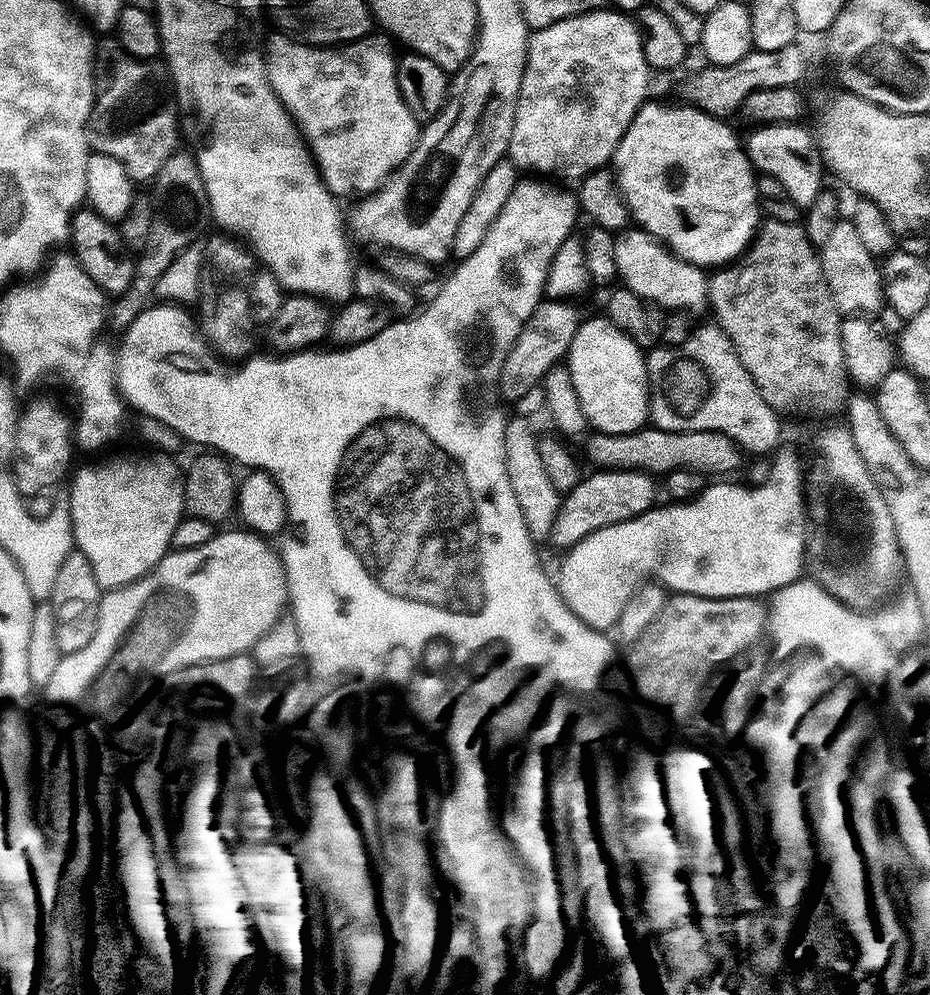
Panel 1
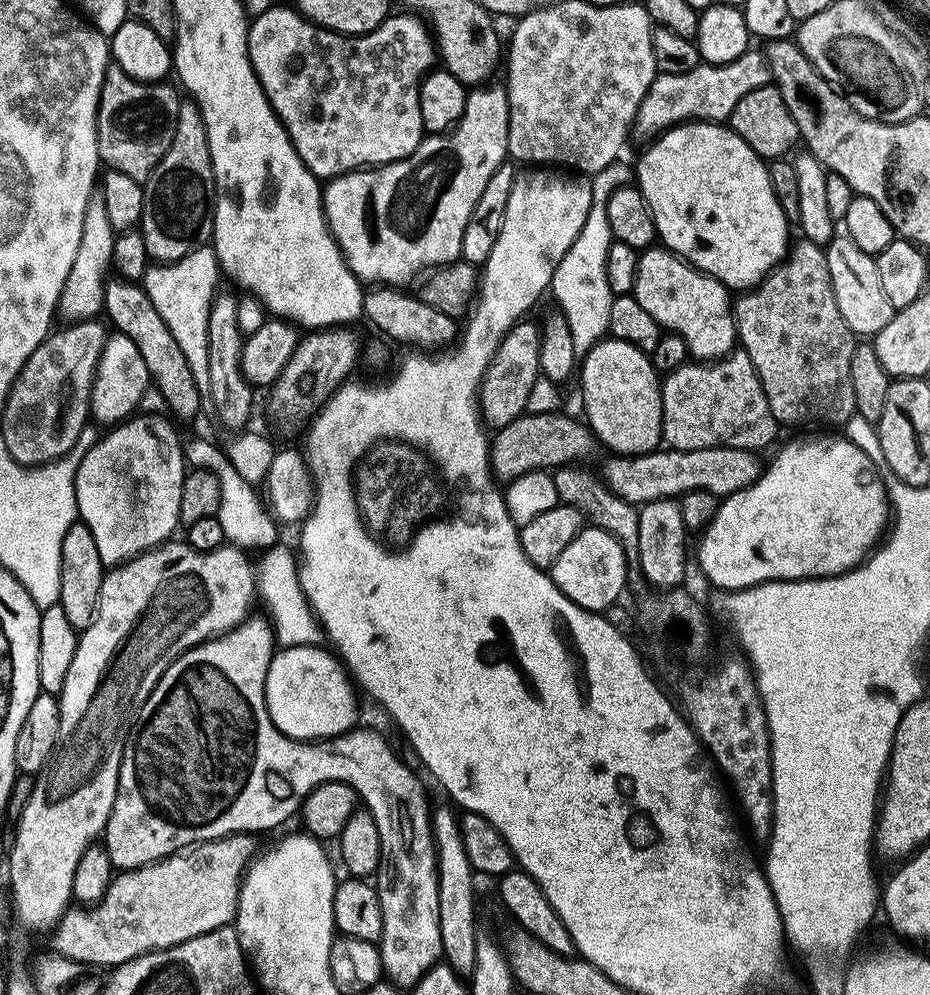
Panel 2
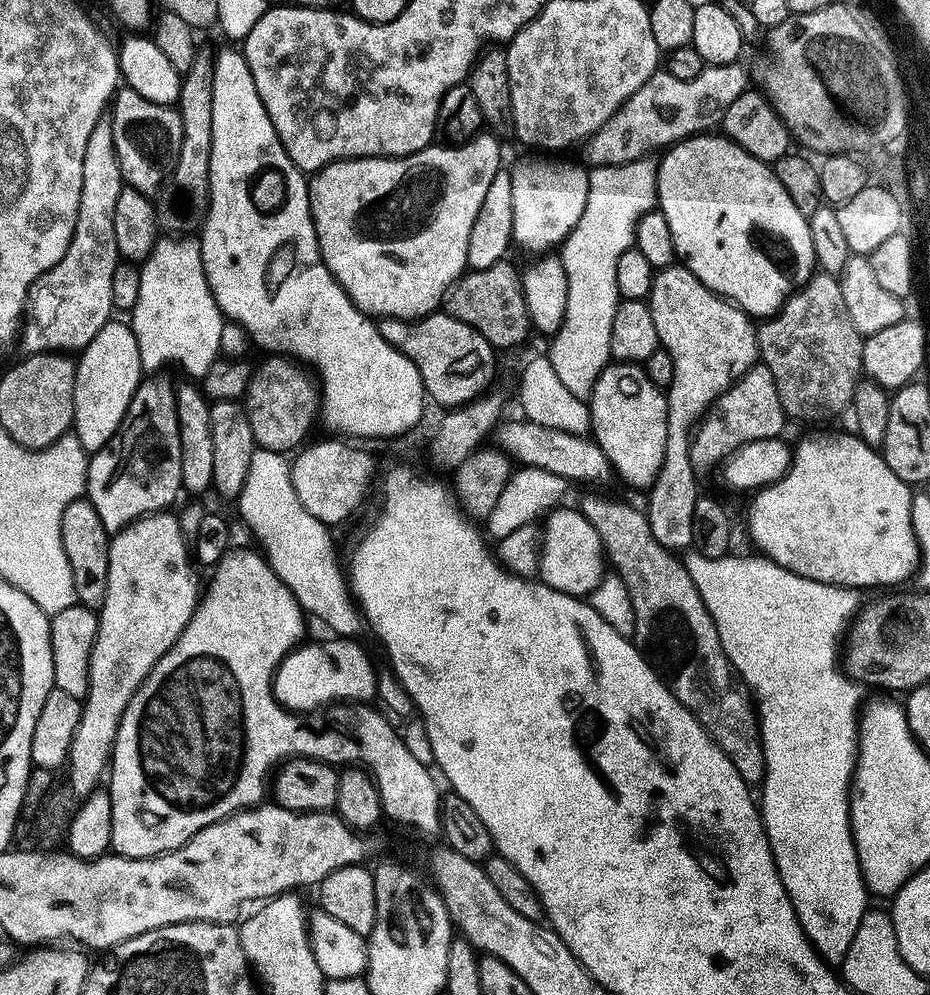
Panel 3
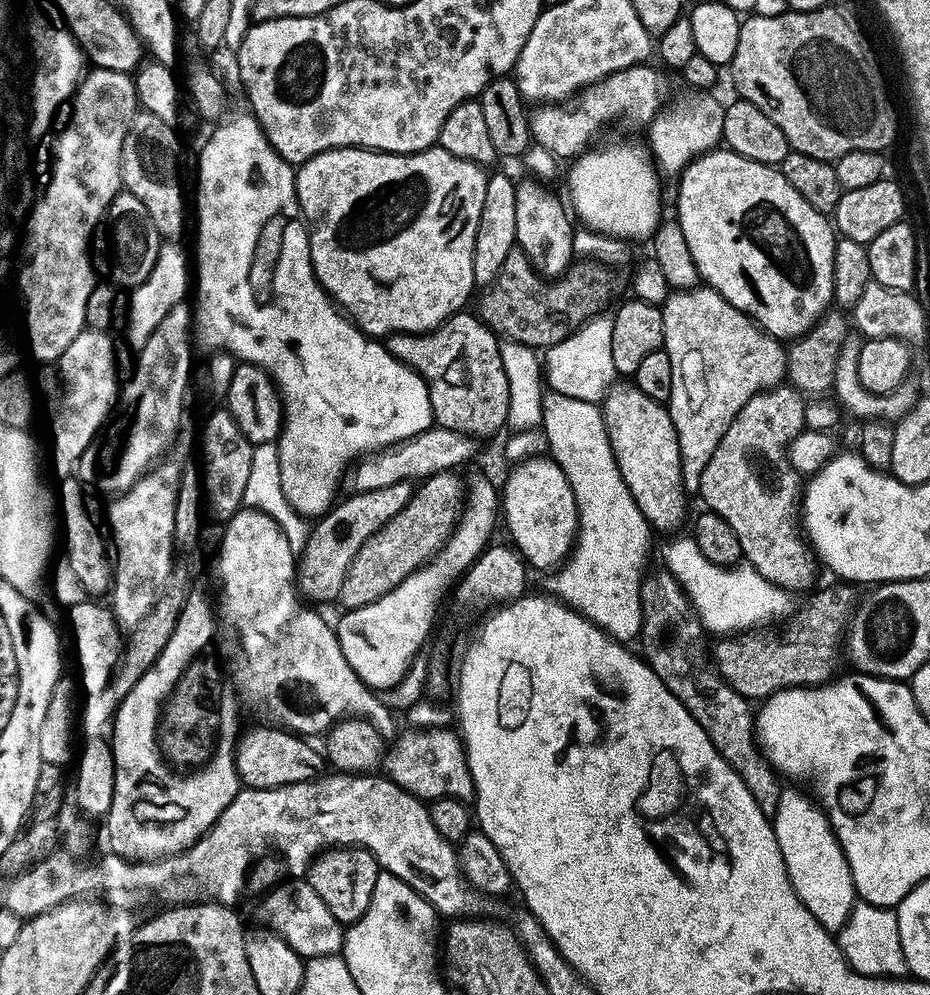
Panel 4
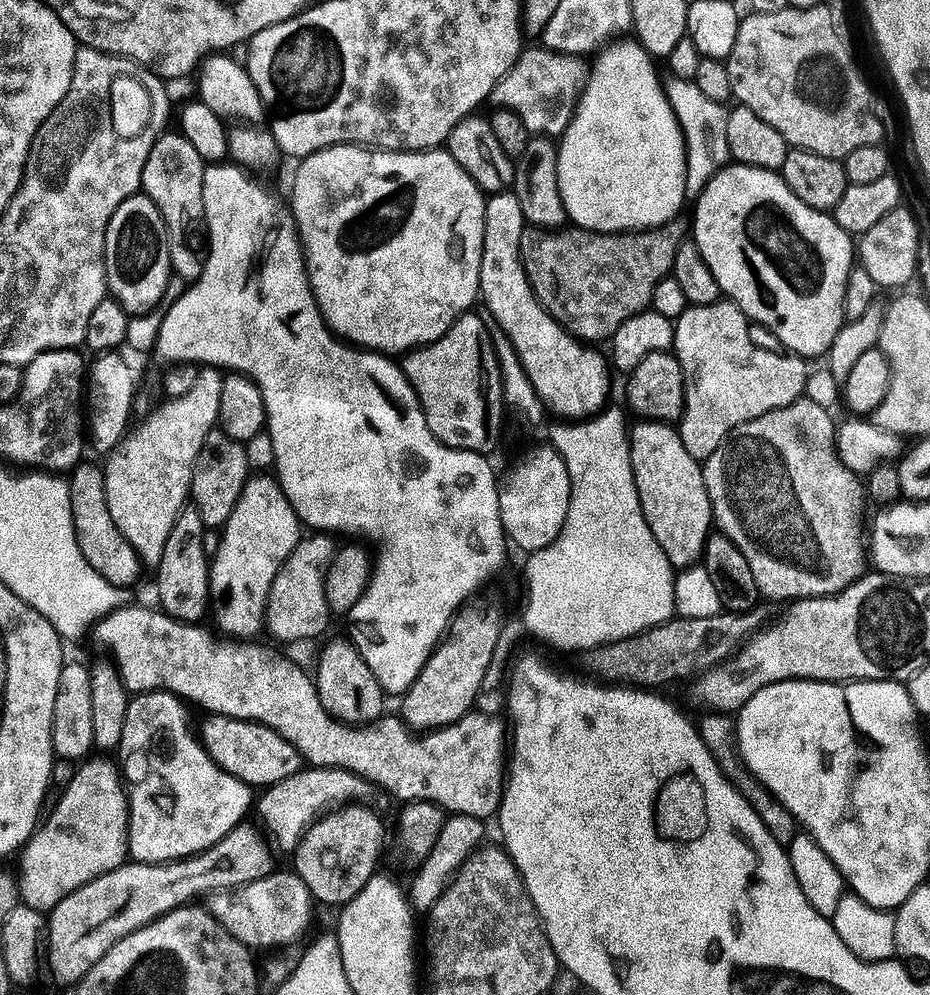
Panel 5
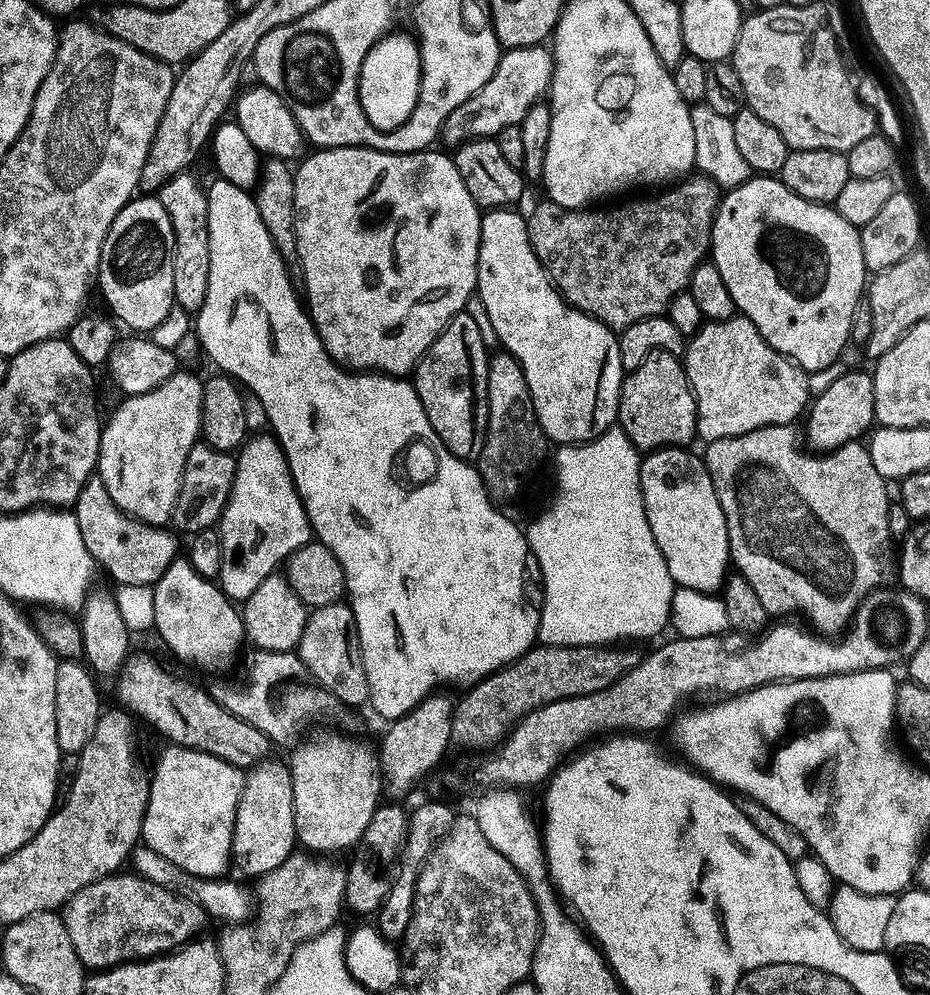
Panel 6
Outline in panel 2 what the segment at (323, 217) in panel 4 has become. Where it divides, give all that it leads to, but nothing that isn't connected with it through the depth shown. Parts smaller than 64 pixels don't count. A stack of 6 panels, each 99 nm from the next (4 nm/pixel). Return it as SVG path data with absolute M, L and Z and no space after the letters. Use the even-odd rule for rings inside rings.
M480 86L468 93L468 105L466 114L460 119L459 124L451 132L442 135L429 135L420 149L410 158L399 160L397 164L386 164L383 168L369 168L363 172L351 172L340 176L337 180L327 181L323 189L324 194L324 217L328 219L328 228L332 231L332 237L336 239L336 245L344 255L344 261L350 266L350 270L361 284L365 286L387 286L389 288L403 289L404 284L411 285L419 277L421 272L435 270L441 266L457 263L462 257L462 238L466 238L466 226L470 226L470 214L474 214L474 206L482 199L490 178L509 159L508 147L510 146L510 106L508 105L508 89L492 88L493 86Z

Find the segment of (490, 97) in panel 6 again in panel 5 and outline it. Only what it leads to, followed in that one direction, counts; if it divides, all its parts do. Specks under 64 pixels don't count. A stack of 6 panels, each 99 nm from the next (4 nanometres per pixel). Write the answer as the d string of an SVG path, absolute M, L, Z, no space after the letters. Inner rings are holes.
M543 46L529 47L520 56L520 61L498 82L491 103L497 109L508 108L522 122L533 137L559 138L570 126L572 115L580 103L580 95L588 85L589 65L575 55L560 55Z

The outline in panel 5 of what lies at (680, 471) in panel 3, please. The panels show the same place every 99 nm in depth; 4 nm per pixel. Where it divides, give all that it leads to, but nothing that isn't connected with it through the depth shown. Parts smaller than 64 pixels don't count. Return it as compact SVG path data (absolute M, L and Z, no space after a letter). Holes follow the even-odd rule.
M737 304L689 306L675 326L674 355L679 358L686 378L686 406L684 417L678 421L678 431L694 459L708 460L734 429L762 418L762 414L796 404L807 393L804 391L808 388L809 361L783 351L759 348L752 341L749 319Z

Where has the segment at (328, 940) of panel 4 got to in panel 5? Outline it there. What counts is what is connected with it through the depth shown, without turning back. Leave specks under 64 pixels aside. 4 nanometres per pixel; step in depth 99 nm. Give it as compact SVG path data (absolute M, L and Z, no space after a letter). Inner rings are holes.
M273 871L271 876L262 878L258 882L250 882L241 888L231 888L229 892L213 892L207 901L206 907L212 913L213 918L218 921L238 942L245 944L249 950L256 948L272 948L268 950L284 950L295 940L300 940L308 932L312 924L312 907L314 901L306 882L296 875L295 871L280 872Z

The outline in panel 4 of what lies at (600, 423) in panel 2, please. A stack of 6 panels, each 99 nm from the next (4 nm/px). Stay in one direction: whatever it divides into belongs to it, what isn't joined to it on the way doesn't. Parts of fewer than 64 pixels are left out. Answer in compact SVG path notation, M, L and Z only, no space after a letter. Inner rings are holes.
M632 382L617 383L602 407L618 470L634 502L638 502L638 510L642 510L657 533L679 533L676 531L683 526L688 516L690 496L684 486L678 430L674 430L674 422L667 407L642 394L642 390Z

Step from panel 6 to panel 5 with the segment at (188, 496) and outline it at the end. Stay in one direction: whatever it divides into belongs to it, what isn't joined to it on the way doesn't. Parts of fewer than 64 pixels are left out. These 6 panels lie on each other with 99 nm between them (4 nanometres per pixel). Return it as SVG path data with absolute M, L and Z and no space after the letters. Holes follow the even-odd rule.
M217 430L210 434L210 438L206 438L206 446L202 446L202 454L198 454L198 462L194 466L190 500L208 530L223 529L228 523L230 514L234 514L234 506L238 506L238 498L242 498L242 490L248 485L253 472L247 460L245 445L230 438L230 434Z

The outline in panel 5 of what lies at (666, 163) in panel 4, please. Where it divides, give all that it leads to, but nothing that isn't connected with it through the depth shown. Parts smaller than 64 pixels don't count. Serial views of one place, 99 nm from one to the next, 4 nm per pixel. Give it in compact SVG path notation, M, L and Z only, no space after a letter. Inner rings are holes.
M669 79L664 85L664 92L668 95L670 106L682 126L688 151L686 186L689 197L696 198L723 168L729 167L732 160L730 142L726 142L729 109L711 98L706 98L706 94L702 94L702 90L698 90L696 83L690 80Z

